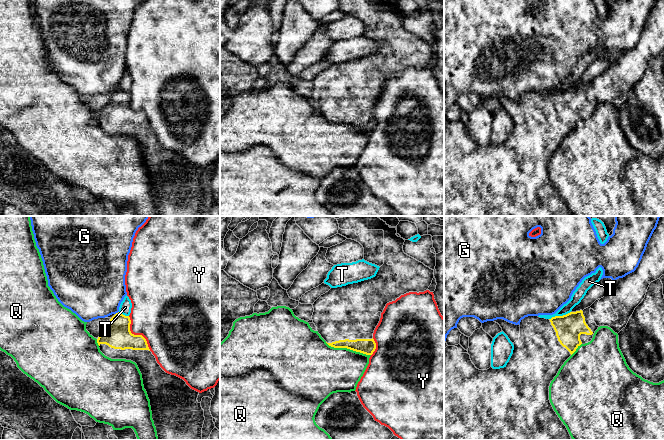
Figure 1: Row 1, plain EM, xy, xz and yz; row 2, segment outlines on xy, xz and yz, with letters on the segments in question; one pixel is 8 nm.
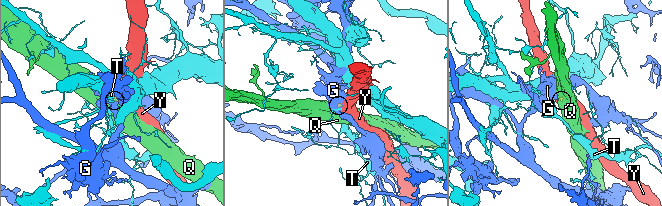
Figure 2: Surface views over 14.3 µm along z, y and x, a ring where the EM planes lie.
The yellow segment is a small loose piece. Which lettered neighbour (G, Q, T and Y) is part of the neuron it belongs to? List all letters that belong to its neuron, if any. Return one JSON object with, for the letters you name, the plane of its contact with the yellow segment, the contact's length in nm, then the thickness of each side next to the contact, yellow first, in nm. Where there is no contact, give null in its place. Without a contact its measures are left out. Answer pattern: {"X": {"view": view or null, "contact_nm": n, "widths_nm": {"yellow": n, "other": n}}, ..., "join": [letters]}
{"join": []}

